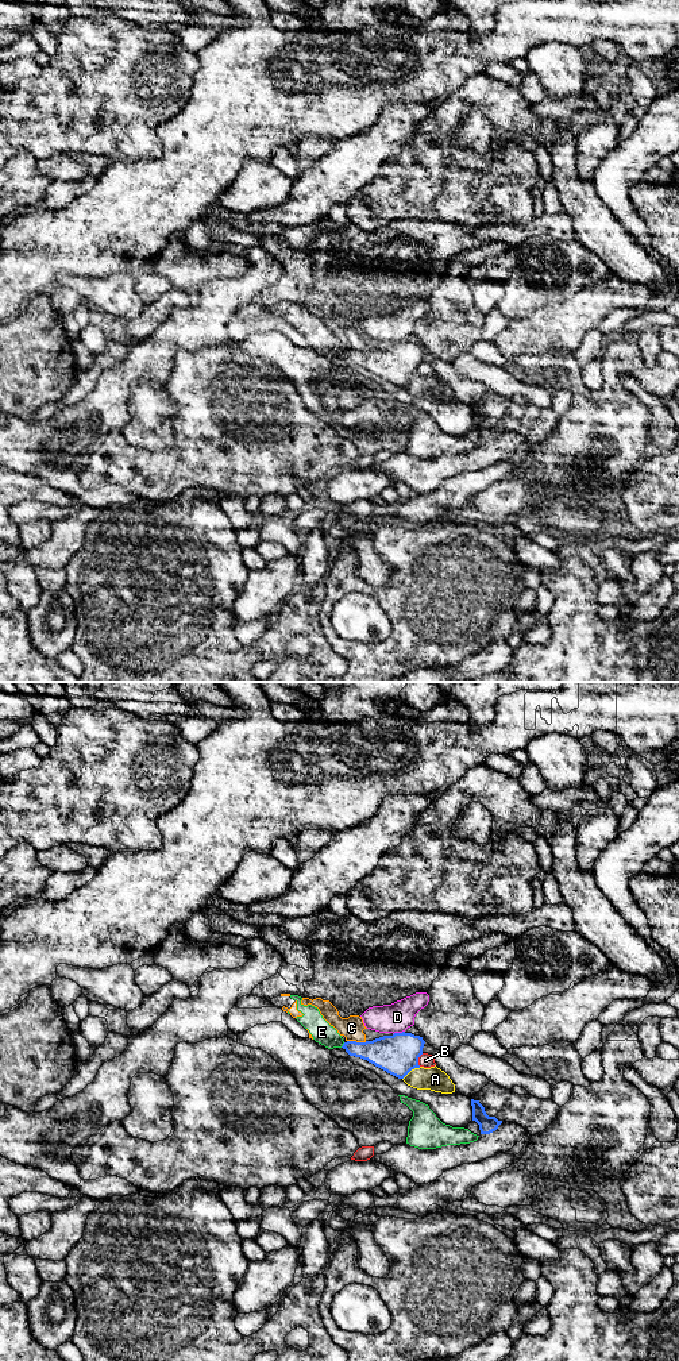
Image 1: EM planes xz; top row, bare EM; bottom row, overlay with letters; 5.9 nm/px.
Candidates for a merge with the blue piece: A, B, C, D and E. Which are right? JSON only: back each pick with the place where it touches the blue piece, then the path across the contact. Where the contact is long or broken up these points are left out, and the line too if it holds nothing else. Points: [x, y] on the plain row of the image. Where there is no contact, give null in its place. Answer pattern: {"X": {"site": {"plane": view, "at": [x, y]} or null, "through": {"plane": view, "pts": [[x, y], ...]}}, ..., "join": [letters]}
{"join": []}

